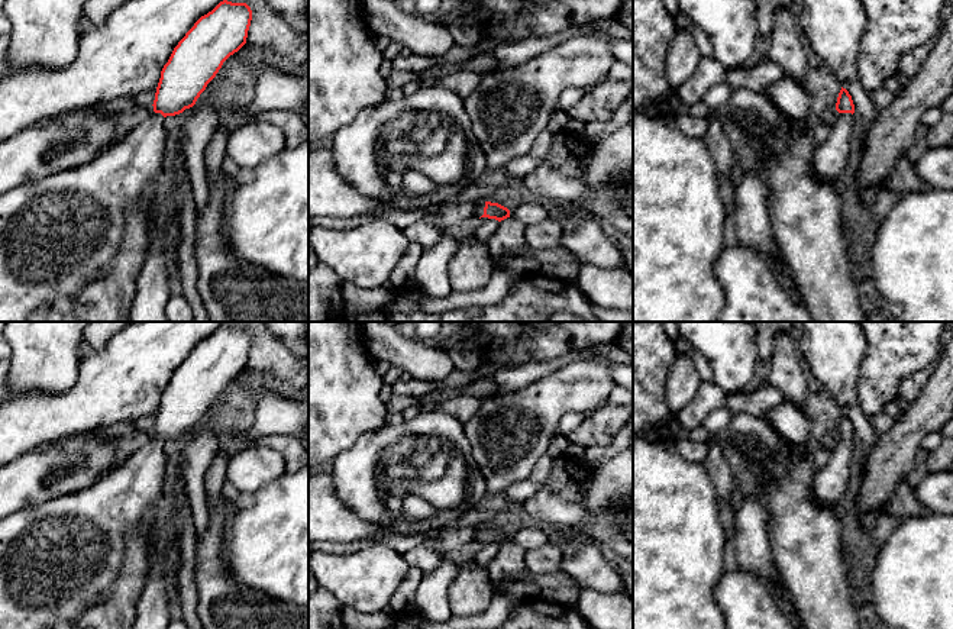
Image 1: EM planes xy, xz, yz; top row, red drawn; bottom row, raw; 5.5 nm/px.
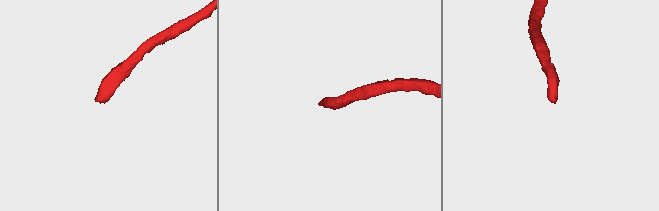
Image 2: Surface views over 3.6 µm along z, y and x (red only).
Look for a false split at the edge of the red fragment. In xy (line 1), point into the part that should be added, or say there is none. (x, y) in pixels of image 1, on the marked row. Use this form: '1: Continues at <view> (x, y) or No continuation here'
1: Continues at xy (57, 234)

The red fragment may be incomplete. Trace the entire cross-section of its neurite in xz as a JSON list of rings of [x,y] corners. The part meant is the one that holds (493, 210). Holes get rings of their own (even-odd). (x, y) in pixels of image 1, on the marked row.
[[[478,201],[471,206],[474,210],[474,219],[488,217],[495,219],[498,222],[510,217],[510,210],[498,203],[491,201]]]

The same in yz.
[[[841,87],[837,103],[837,117],[828,138],[815,146],[811,174],[824,183],[834,184],[844,172],[853,145],[855,104],[852,96]]]

